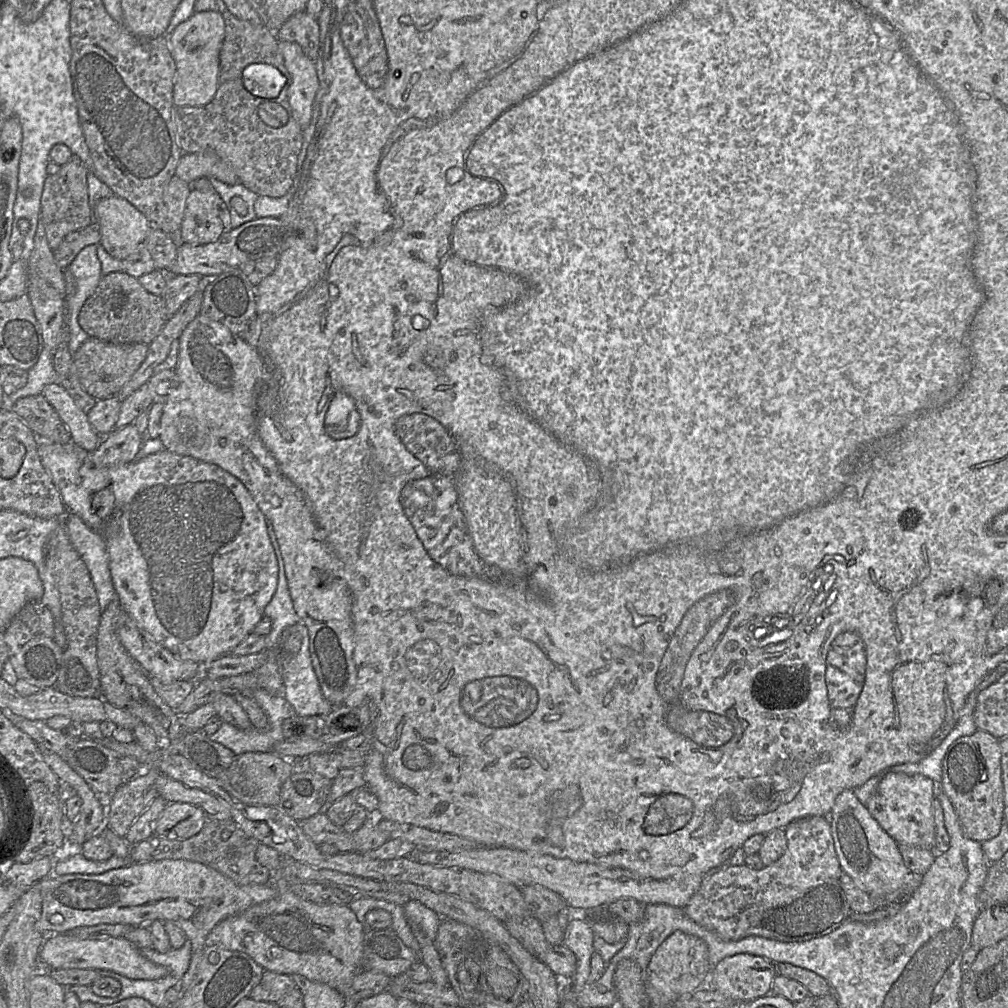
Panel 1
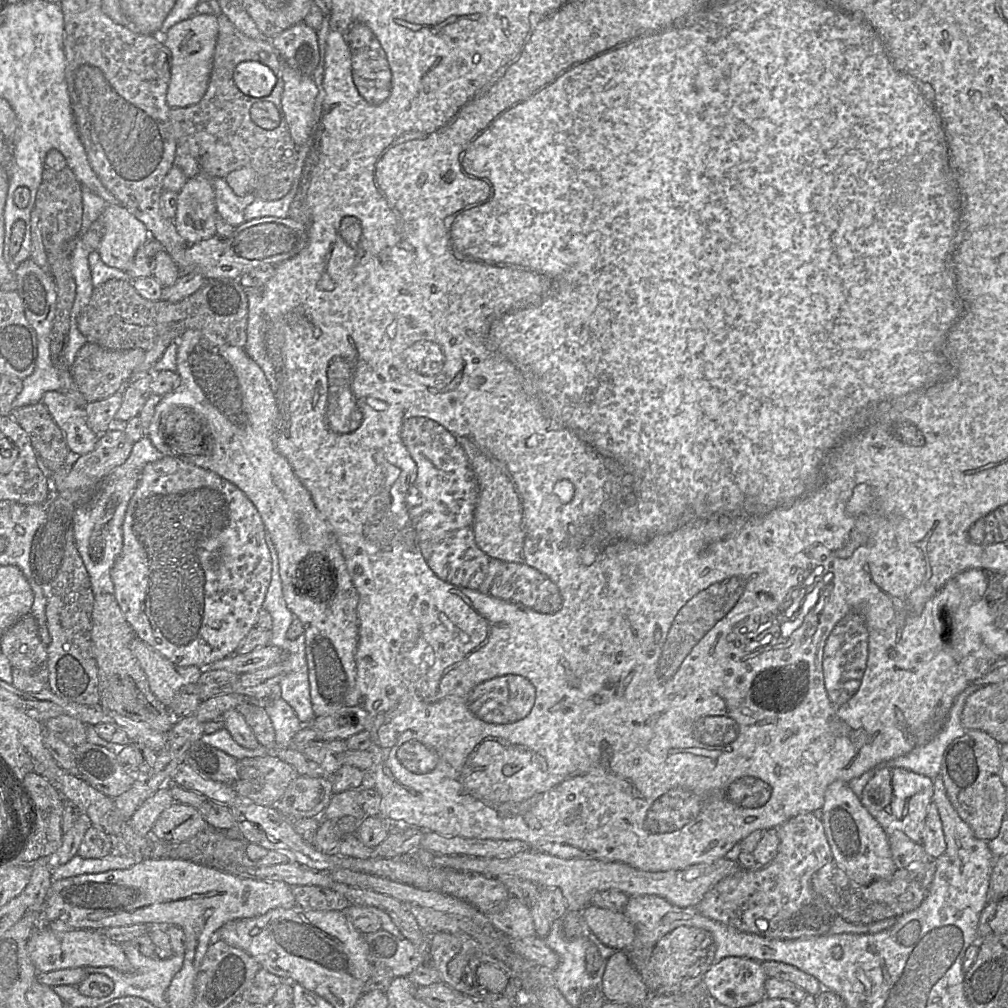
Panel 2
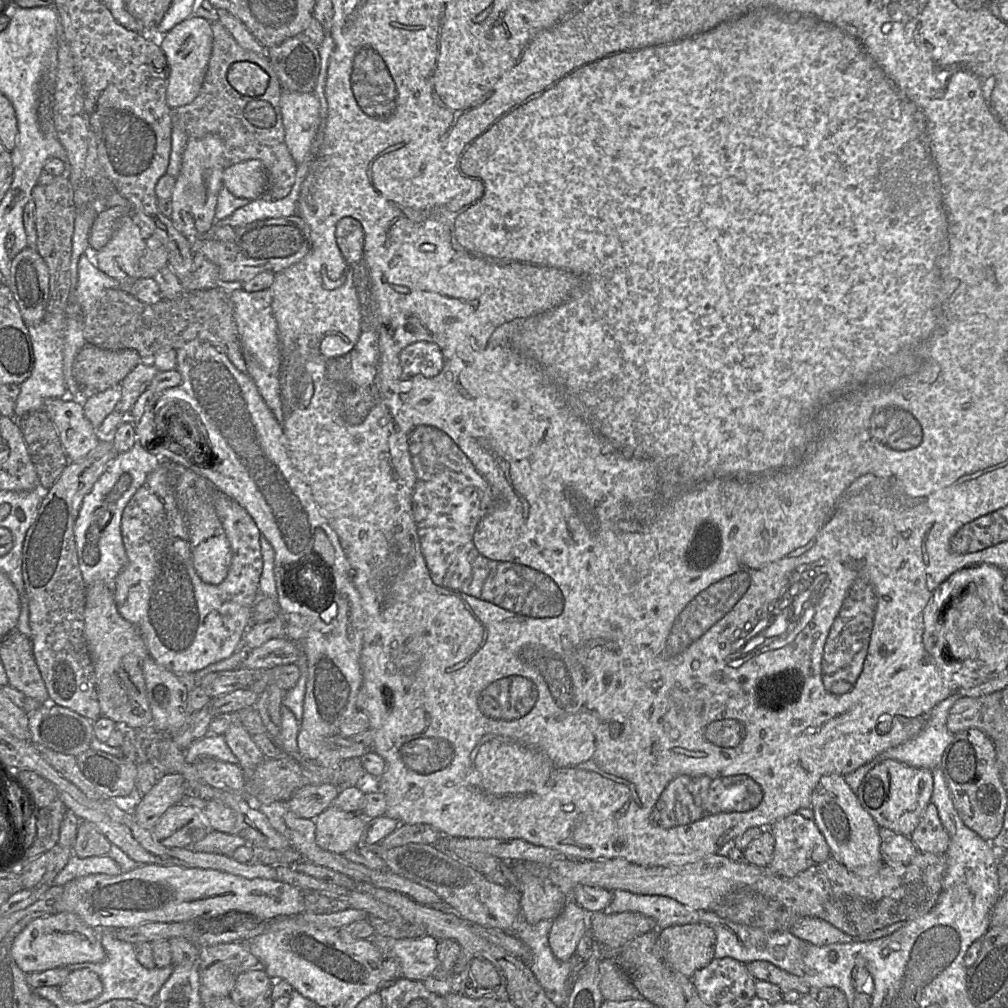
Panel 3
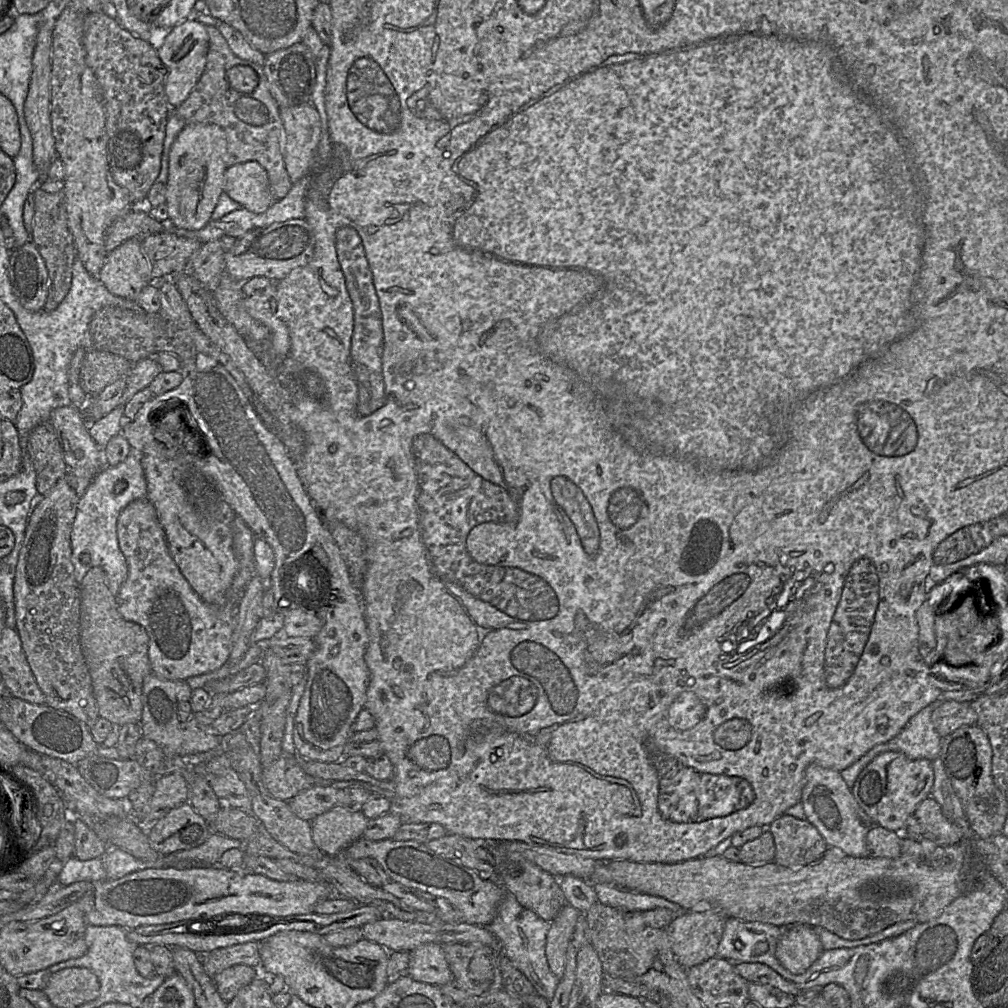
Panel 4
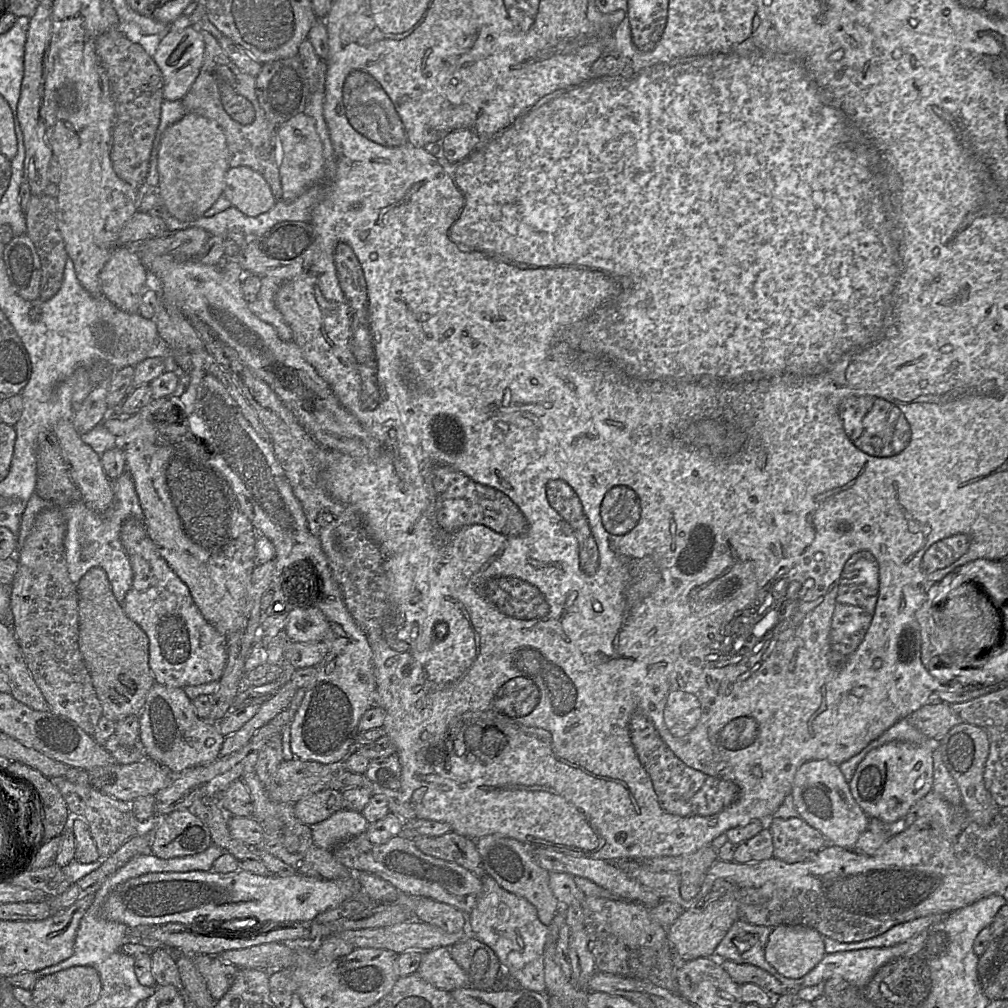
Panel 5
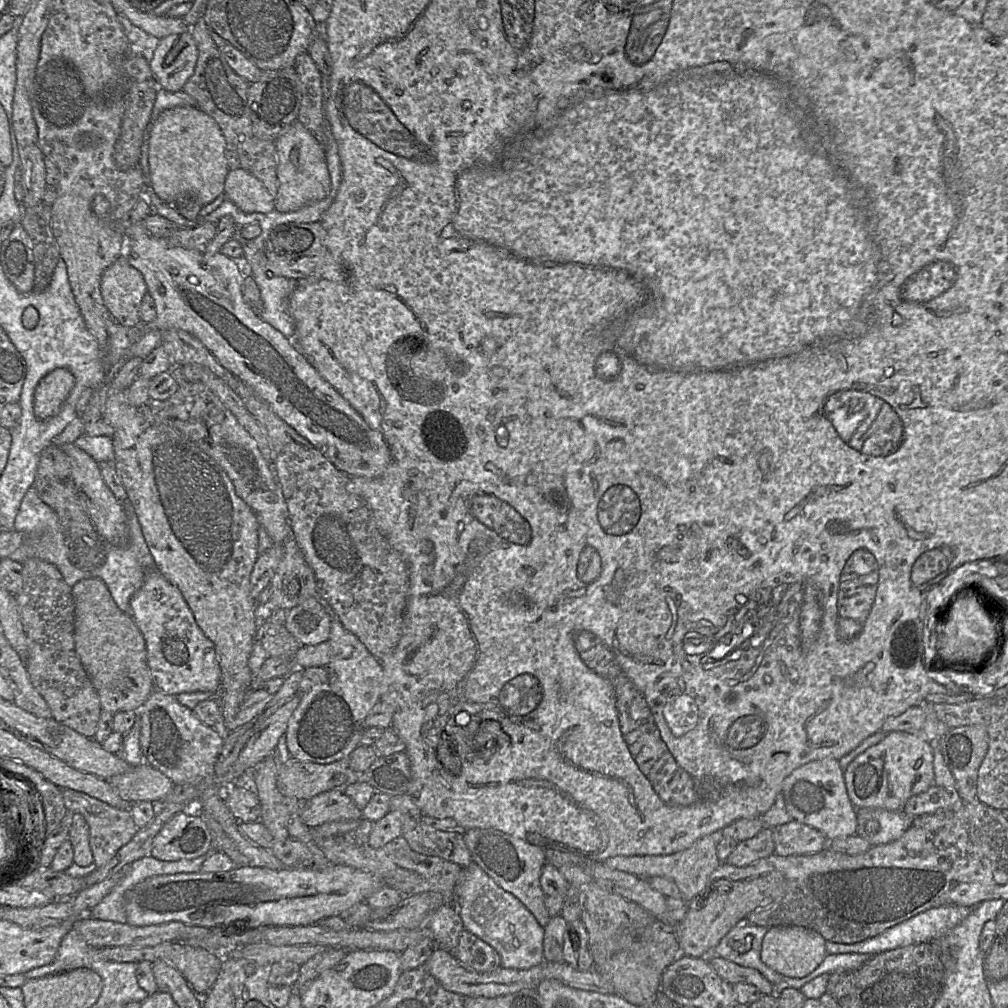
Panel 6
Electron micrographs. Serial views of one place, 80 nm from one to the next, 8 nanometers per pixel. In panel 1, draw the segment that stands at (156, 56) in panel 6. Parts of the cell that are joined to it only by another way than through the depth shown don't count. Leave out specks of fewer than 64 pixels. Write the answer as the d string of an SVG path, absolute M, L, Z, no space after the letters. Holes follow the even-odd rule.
M214 10L194 12L168 35L176 66L173 105L203 106L213 99L217 90L219 53L224 34L223 16L219 11Z

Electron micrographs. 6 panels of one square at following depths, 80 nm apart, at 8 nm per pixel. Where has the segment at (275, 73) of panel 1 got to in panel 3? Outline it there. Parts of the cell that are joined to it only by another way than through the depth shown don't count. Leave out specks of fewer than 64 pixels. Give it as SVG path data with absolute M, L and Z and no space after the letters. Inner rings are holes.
M251 62L232 64L227 72L227 81L238 93L258 97L262 95L269 84L269 75L258 65Z

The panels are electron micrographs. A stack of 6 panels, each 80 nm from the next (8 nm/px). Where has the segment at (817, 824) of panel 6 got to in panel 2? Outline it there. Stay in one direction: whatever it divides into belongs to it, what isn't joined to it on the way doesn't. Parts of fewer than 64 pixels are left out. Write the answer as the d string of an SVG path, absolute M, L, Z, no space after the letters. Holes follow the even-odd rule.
M838 780L827 787L819 817L824 826L833 861L855 883L869 885L887 880L897 871L887 833L863 806L847 782Z

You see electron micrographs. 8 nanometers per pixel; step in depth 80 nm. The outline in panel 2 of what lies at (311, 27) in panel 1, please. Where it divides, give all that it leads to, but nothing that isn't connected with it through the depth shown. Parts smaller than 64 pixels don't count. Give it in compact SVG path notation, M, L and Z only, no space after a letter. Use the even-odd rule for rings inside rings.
M300 22L278 34L271 42L283 62L301 75L312 77L320 58L316 30Z

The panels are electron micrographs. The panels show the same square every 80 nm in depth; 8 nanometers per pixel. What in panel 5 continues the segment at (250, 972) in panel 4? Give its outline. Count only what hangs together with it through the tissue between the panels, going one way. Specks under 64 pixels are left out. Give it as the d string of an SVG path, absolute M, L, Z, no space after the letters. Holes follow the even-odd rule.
M191 955L204 977L211 996L218 1001L228 991L239 971L235 965L222 961L216 955Z

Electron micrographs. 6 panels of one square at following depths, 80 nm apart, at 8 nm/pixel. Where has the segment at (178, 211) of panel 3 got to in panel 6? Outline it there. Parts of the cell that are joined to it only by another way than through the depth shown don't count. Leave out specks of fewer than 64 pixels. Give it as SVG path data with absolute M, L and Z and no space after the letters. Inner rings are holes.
M198 107L166 109L157 118L149 138L150 187L167 204L195 201L205 206L224 193L229 171L224 151L225 139L219 126Z

